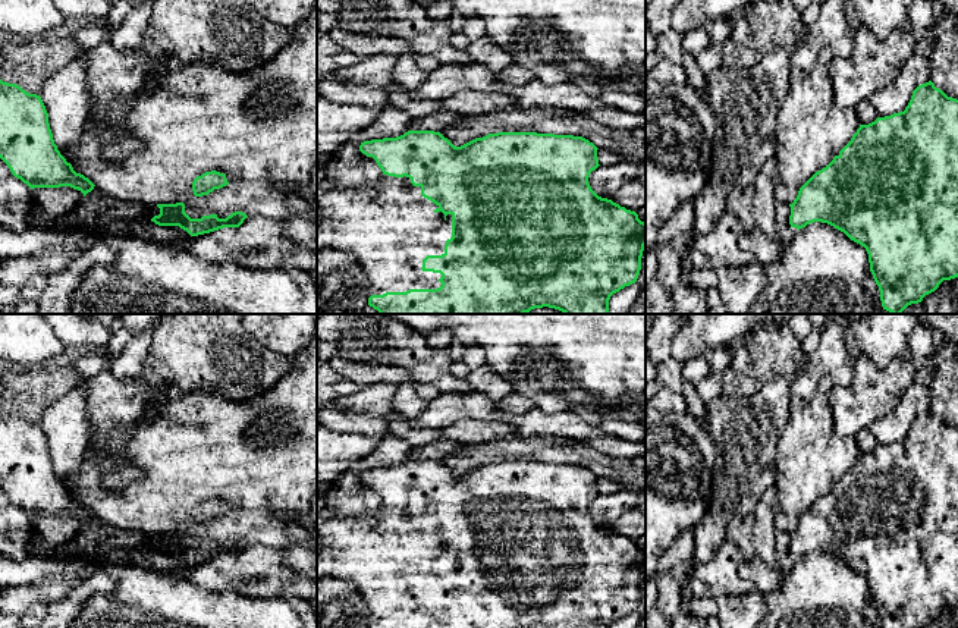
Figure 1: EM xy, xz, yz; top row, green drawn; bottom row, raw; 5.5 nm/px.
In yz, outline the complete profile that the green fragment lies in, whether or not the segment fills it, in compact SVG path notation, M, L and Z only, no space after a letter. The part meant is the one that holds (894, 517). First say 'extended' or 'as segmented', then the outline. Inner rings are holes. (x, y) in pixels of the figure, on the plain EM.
as segmented | M932 409L918 414L913 420L911 428L904 440L877 446L869 453L860 453L839 483L800 516L797 527L789 536L791 556L800 559L814 550L827 552L866 577L870 600L880 619L880 628L923 628L926 624L935 621L943 609L958 606L958 428L948 426Z

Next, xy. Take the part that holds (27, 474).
as segmented | M0 408L0 487L12 503L34 516L70 515L84 522L94 518L94 512L76 502L54 472L48 452L48 442L40 424L29 423L16 412Z

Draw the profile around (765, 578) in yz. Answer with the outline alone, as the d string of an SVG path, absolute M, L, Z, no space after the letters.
M754 555L750 561L741 563L739 575L764 596L782 583L785 574Z

